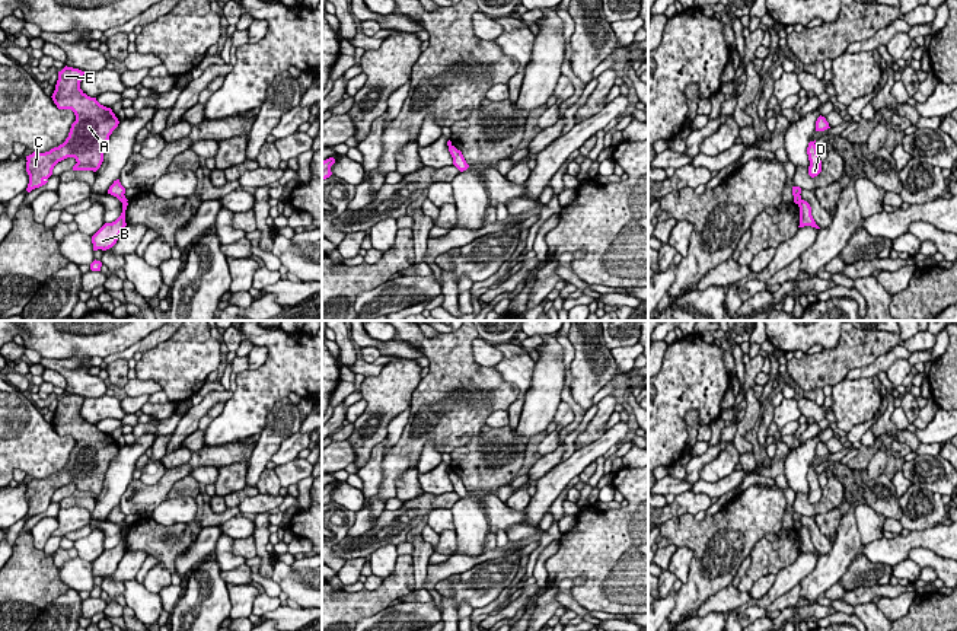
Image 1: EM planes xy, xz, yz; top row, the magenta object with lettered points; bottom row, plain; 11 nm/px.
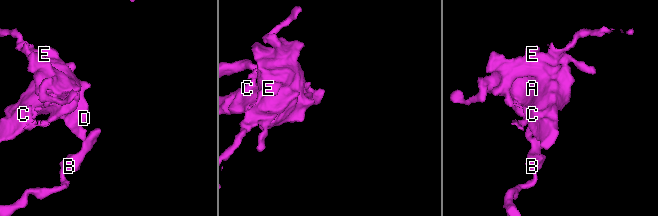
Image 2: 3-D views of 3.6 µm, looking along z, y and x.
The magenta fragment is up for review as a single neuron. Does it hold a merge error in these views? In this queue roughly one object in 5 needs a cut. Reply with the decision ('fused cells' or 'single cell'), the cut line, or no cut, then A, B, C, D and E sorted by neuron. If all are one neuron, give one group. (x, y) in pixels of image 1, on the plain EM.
fused cells; cut in xy along (127, 526), (123, 529); A C D E / B

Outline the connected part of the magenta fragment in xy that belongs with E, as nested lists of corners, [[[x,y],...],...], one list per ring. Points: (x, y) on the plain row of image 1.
[[[67,392],[58,398],[51,424],[58,436],[71,436],[76,447],[63,471],[45,479],[34,478],[26,482],[28,519],[45,512],[54,493],[67,484],[77,488],[73,497],[96,498],[103,488],[106,469],[119,447],[111,434],[101,431],[96,424],[87,423],[80,415],[83,401],[84,398]]]

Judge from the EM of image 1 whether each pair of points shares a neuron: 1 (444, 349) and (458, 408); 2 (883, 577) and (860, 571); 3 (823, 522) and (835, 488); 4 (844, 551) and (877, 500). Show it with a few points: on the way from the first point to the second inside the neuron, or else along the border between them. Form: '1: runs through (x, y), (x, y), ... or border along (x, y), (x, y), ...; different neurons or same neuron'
1: runs through (449, 363), (450, 394); same neuron
2: runs through (877, 573), (865, 573); same neuron
3: border along (836, 507), (822, 512), (814, 518); different neurons
4: border along (847, 500), (857, 493), (865, 503); different neurons

